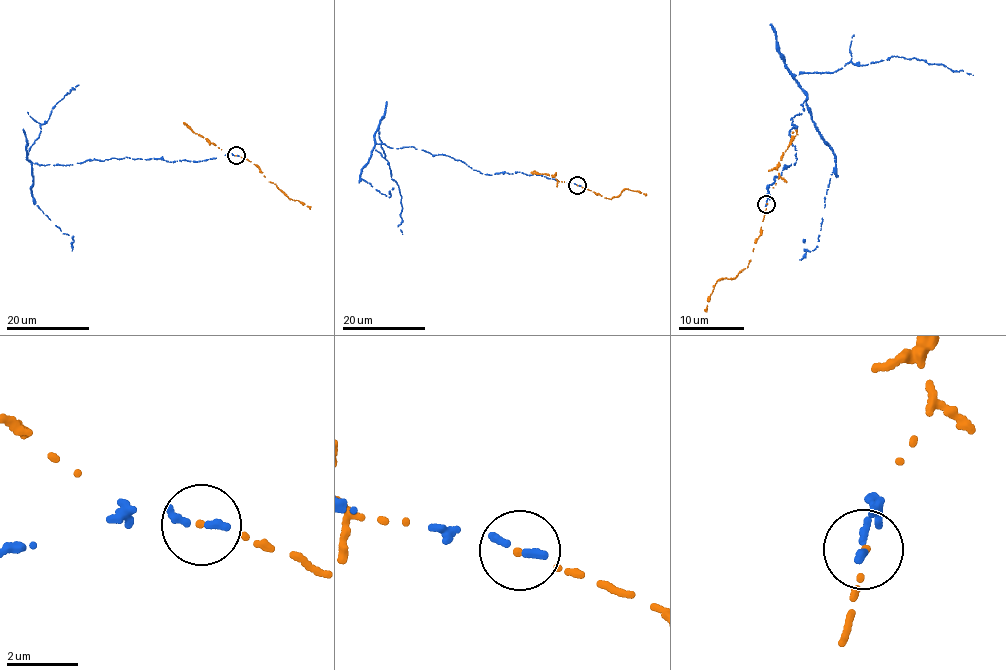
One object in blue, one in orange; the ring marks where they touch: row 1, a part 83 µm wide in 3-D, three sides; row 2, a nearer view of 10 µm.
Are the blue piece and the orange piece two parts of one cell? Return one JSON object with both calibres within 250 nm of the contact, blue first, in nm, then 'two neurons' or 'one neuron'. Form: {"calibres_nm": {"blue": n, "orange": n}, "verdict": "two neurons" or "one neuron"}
{"calibres_nm": {"blue": 240, "orange": 100}, "verdict": "two neurons"}

